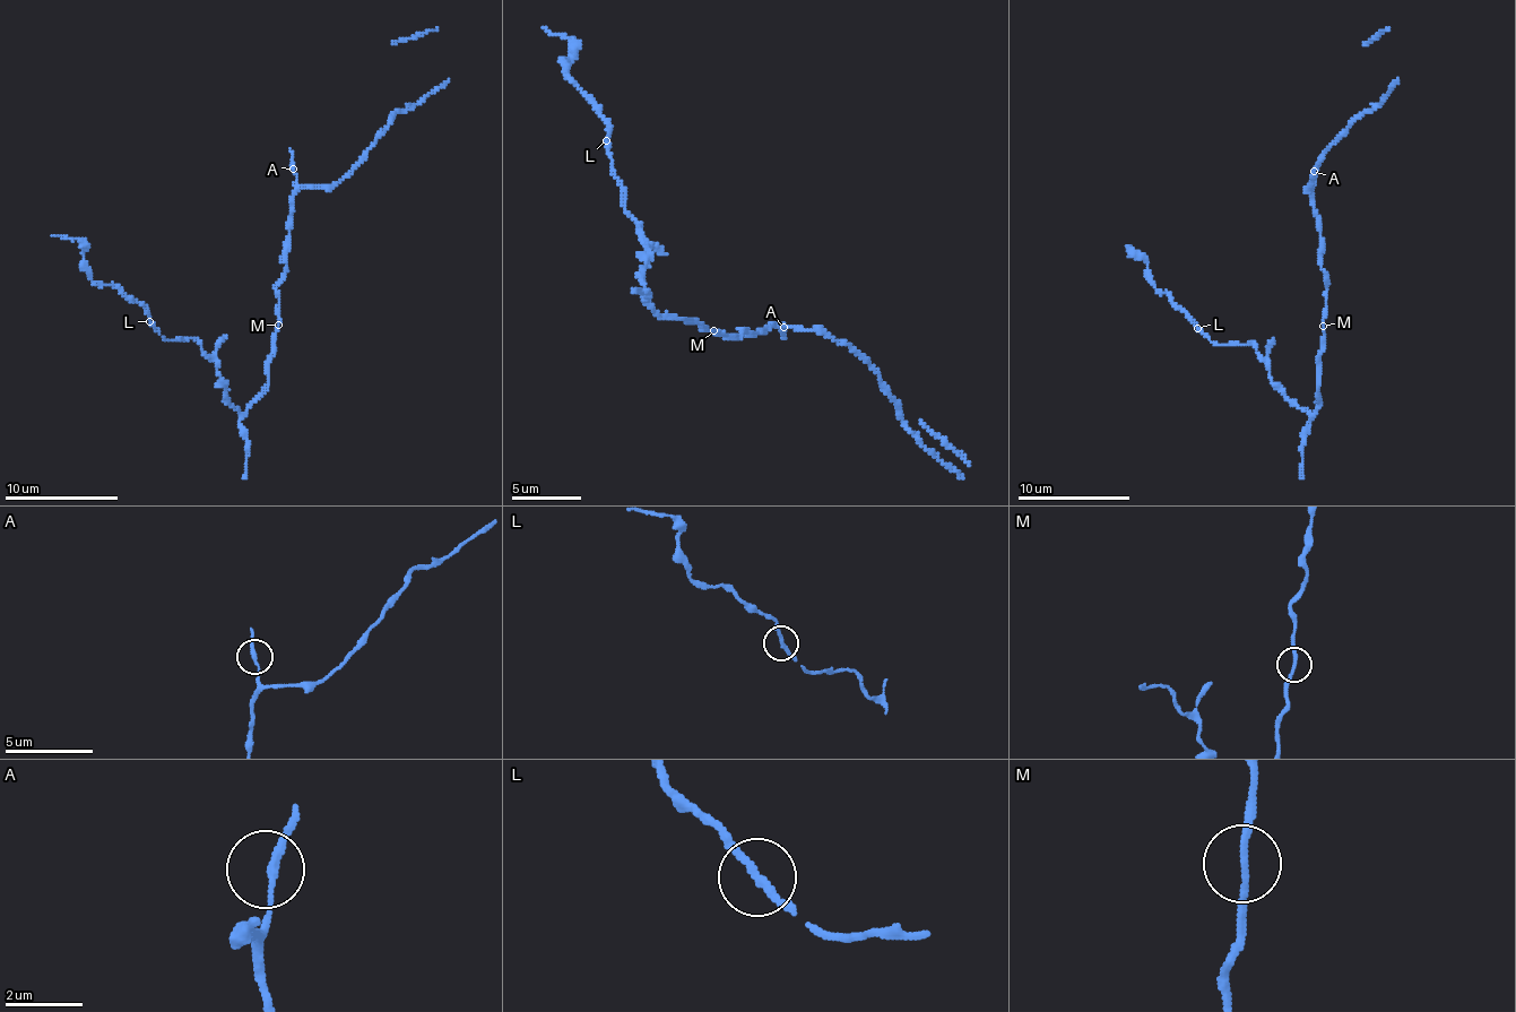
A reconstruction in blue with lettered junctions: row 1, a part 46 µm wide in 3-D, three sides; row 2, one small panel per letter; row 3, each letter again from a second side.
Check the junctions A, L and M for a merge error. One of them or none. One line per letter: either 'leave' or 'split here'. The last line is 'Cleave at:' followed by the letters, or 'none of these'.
A: leave
L: leave
M: leave
Cleave at: none of these

